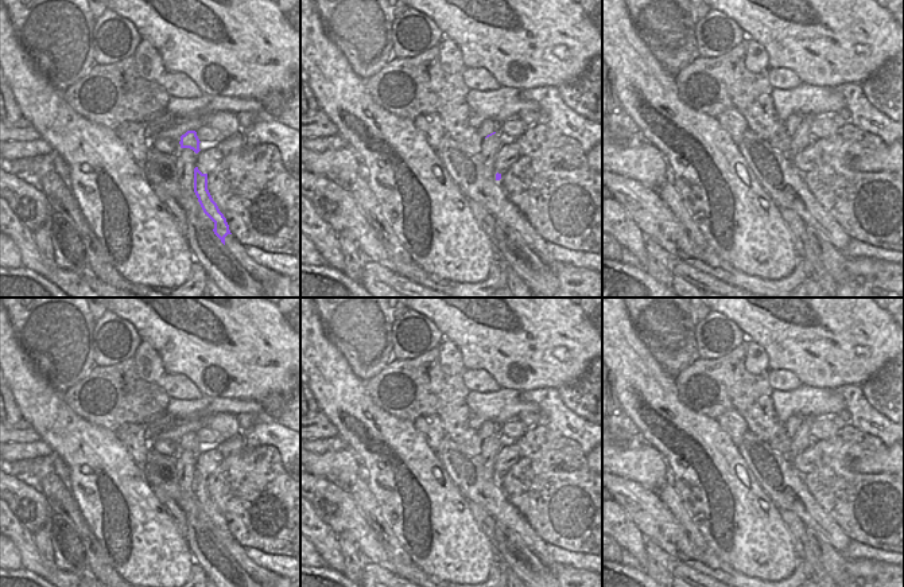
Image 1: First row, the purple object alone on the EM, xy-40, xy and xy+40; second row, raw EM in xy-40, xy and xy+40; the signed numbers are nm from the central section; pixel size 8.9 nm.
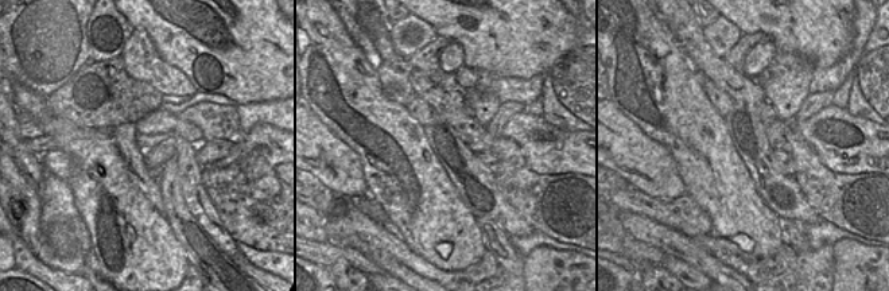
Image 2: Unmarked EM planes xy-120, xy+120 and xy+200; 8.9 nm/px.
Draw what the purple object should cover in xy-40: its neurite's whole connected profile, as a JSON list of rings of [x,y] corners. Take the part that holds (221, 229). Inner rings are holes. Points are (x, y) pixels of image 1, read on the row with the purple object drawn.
[[[198,167],[194,168],[194,193],[203,213],[214,222],[214,234],[225,245],[225,237],[232,234],[229,225],[207,190],[207,174],[202,174]]]

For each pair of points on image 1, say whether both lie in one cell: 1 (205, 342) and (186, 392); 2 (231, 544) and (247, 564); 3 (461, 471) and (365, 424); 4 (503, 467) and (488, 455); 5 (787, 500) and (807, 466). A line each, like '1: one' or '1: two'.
1: two
2: one
3: two
4: two
5: two

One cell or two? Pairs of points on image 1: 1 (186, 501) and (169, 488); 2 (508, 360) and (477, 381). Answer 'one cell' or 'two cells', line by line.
1: one cell
2: two cells

